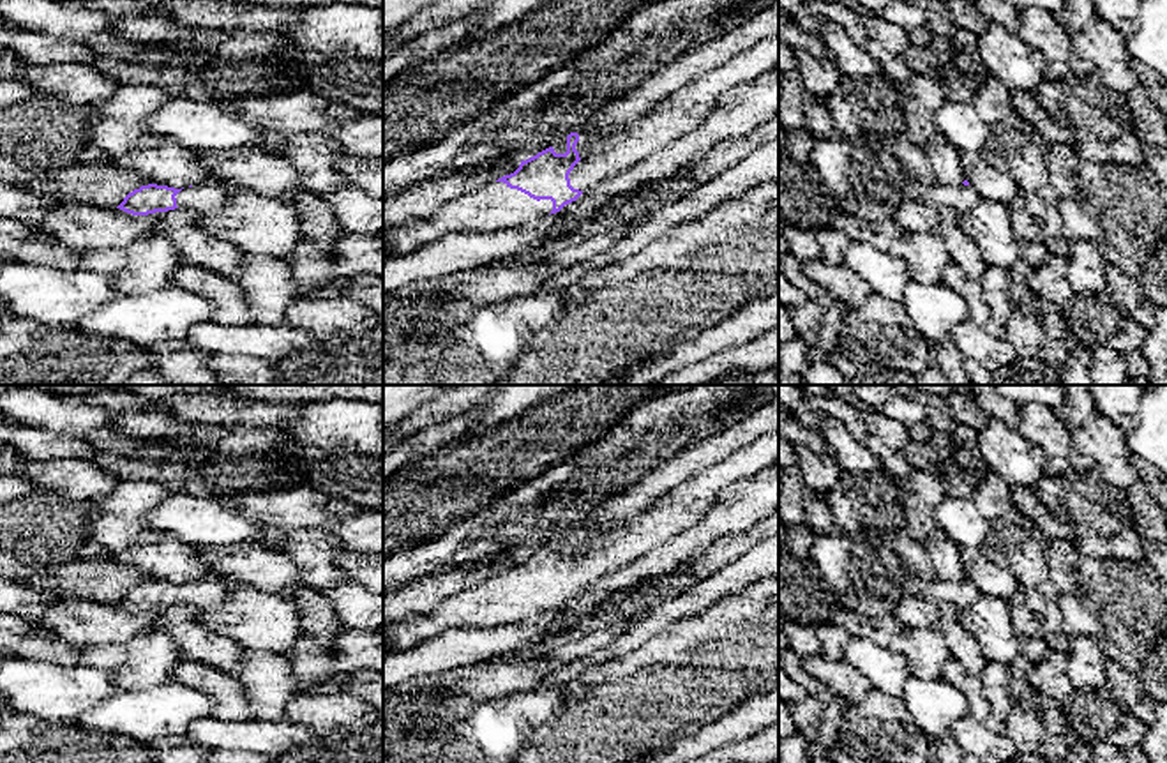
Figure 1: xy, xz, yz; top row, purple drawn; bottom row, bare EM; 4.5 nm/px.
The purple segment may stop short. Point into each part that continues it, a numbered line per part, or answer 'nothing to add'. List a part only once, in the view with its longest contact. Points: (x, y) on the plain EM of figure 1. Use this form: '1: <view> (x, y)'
1: xz (604, 550)
2: xz (491, 603)

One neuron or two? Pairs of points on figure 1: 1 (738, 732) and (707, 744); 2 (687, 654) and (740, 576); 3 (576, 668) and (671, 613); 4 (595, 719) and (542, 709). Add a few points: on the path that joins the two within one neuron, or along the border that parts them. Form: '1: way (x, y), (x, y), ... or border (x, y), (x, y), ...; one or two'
1: way (731, 732), (721, 732), (714, 737); one
2: border (760, 580), (737, 594), (722, 597), (698, 615); two
3: way (599, 656), (622, 645), (648, 626); one
4: border (567, 684), (560, 705), (527, 740); two

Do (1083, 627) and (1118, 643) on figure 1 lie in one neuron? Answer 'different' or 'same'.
same

